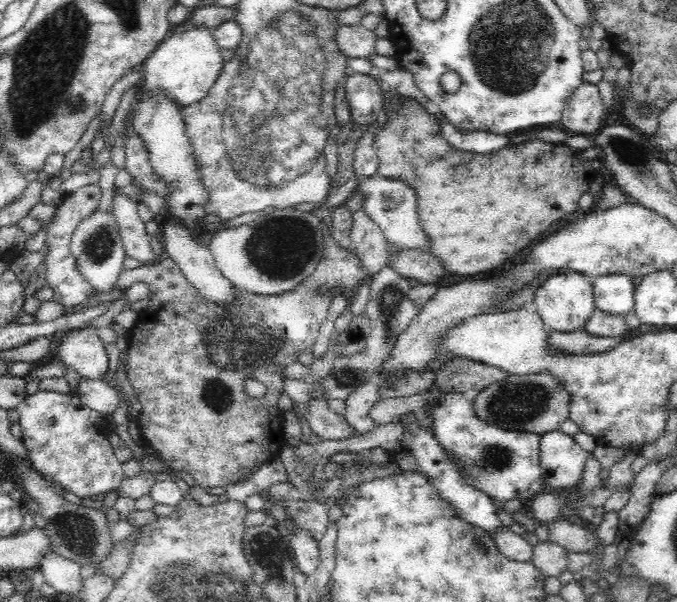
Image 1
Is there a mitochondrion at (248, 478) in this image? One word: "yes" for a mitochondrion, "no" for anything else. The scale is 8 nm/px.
no

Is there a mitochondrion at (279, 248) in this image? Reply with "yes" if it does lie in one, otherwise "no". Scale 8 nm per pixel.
yes

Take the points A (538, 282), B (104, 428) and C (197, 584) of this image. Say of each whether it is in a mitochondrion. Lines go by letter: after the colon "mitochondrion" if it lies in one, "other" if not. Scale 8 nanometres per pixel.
A: other
B: other
C: mitochondrion

